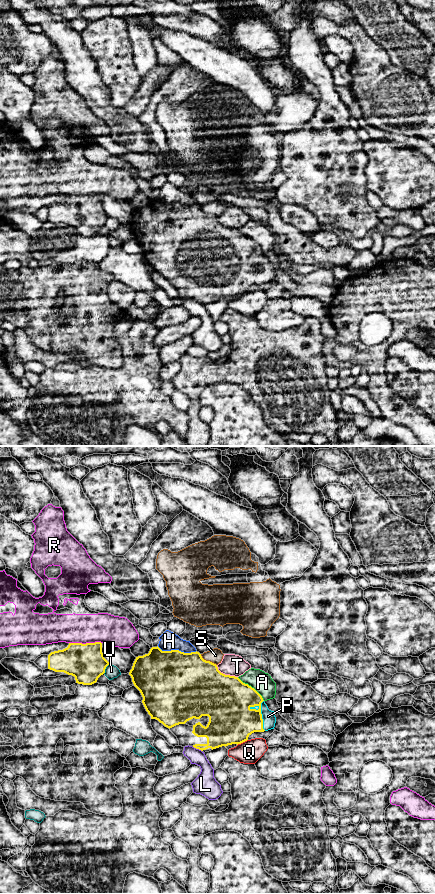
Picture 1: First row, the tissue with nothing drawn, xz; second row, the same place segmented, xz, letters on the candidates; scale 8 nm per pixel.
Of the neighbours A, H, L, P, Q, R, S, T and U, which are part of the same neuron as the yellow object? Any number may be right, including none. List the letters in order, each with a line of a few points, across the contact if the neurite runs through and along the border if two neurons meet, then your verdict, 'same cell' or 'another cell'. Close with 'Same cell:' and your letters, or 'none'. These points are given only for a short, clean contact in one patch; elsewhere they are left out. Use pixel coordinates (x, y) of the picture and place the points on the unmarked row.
A: another cell
H: another cell
L: another cell
P: xz (231, 273), (241, 267), (261, 267), (268, 268) | same cell
Q: another cell
R: another cell
S: another cell
T: another cell
U: another cell
Same cell: P

